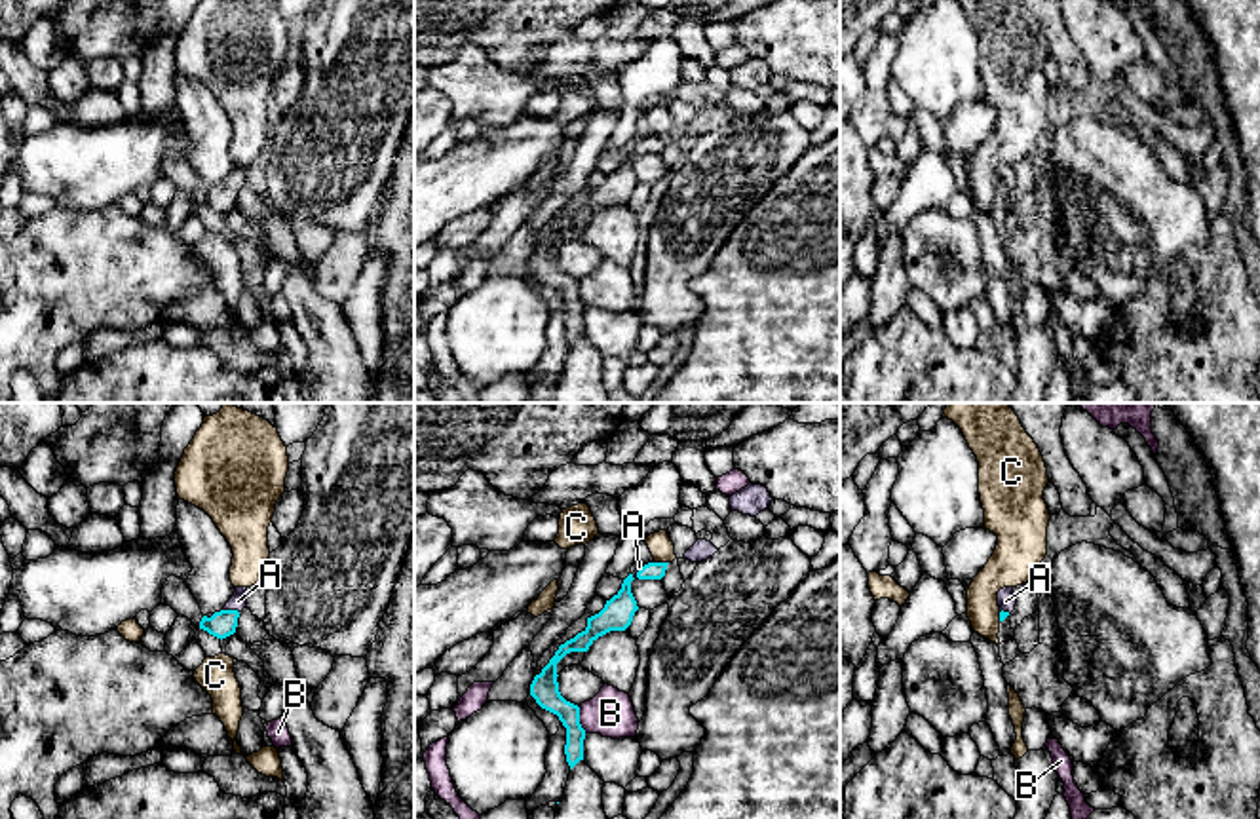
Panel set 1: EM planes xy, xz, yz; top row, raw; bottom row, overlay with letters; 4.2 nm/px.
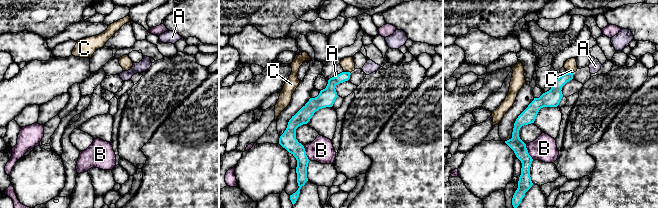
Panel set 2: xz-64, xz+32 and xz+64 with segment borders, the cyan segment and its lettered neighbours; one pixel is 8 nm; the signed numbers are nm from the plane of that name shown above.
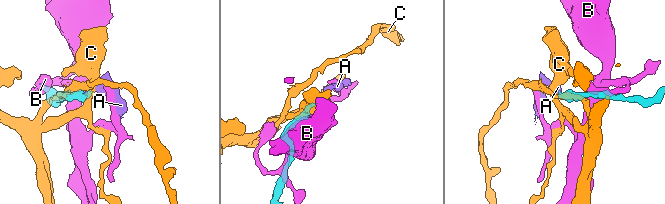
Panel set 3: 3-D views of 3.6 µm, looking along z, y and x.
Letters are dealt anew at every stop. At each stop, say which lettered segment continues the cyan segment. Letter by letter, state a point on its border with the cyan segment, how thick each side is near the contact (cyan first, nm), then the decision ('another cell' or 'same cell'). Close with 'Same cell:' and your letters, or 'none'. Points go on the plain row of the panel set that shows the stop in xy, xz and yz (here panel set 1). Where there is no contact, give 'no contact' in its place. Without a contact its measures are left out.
A: contact xy (230, 185); calibres 120 and 70 nm; same cell
B: contact xz (578, 295); calibres 120 and 200 nm; another cell
C: contact xz (662, 137); calibres 80 and 100 nm; another cell
Same cell: A

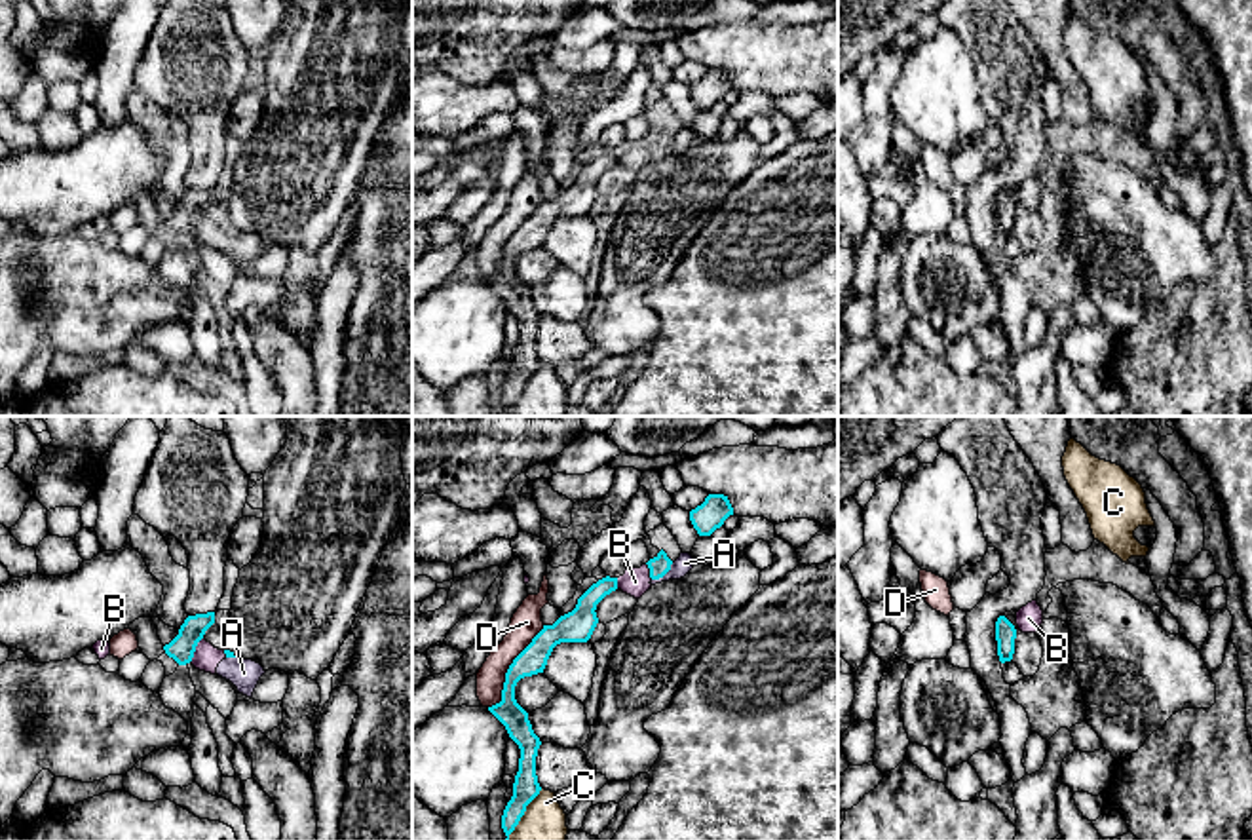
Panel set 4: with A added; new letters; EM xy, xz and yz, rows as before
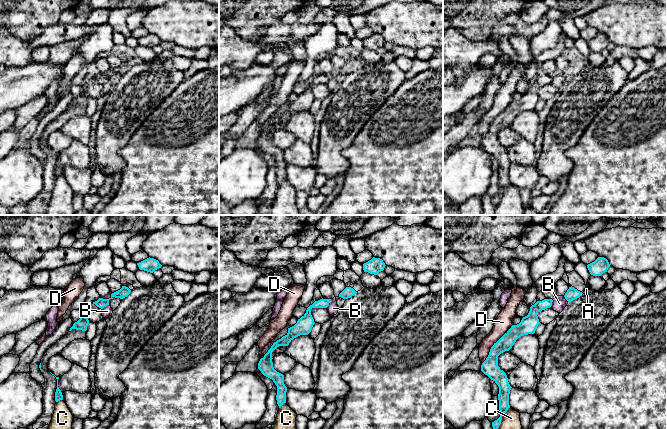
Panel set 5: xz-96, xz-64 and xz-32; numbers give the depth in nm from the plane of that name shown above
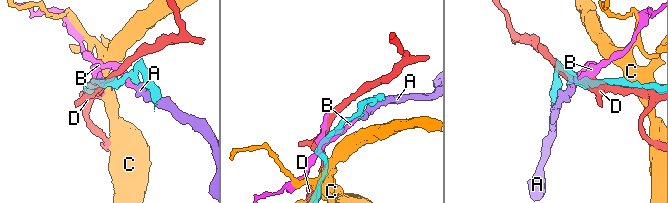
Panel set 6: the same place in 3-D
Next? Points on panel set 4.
A: contact xz (663, 149); calibres 90 and 80 nm; another cell
B: contact xy (194, 225); calibres 110 and 110 nm; another cell
C: contact xz (523, 388); calibres 110 and 220 nm; another cell
D: contact xz (508, 244); calibres 120 and 130 nm; another cell
Same cell: none

